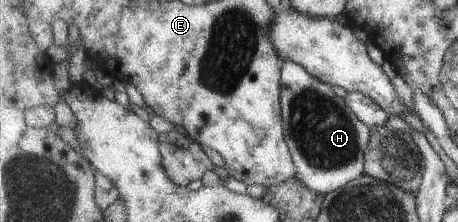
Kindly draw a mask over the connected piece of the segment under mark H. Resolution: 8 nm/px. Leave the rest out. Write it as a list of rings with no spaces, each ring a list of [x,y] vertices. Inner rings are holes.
[[[292,60],[284,61],[281,82],[283,125],[296,164],[296,180],[318,194],[328,194],[365,174],[366,148],[373,130],[356,116],[345,98]]]

